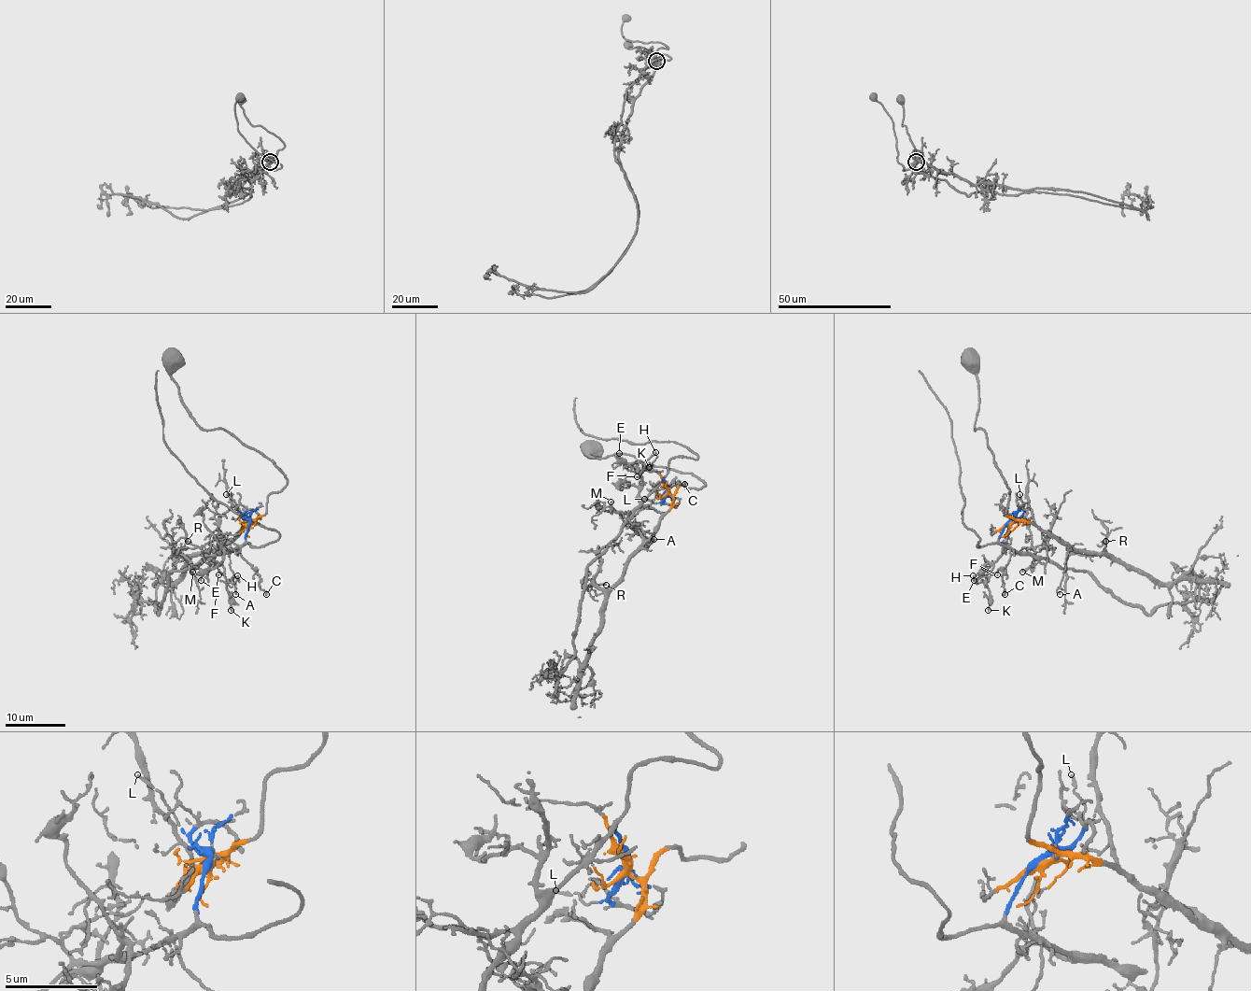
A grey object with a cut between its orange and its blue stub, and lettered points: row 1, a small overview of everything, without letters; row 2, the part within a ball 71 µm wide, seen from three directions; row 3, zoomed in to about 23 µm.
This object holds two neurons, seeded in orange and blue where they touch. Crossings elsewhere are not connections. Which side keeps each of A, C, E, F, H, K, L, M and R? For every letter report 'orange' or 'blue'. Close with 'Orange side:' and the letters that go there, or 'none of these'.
A: orange
C: blue
E: blue
F: blue
H: blue
K: blue
L: blue
M: blue
R: orange
Orange side: A, R

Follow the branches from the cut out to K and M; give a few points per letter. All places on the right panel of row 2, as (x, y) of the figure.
K: (1009, 522), (999, 540), (1019, 552), (1006, 549), (986, 576), (989, 611)
M: (1009, 522), (999, 540), (1033, 557), (1033, 562), (1021, 572)

